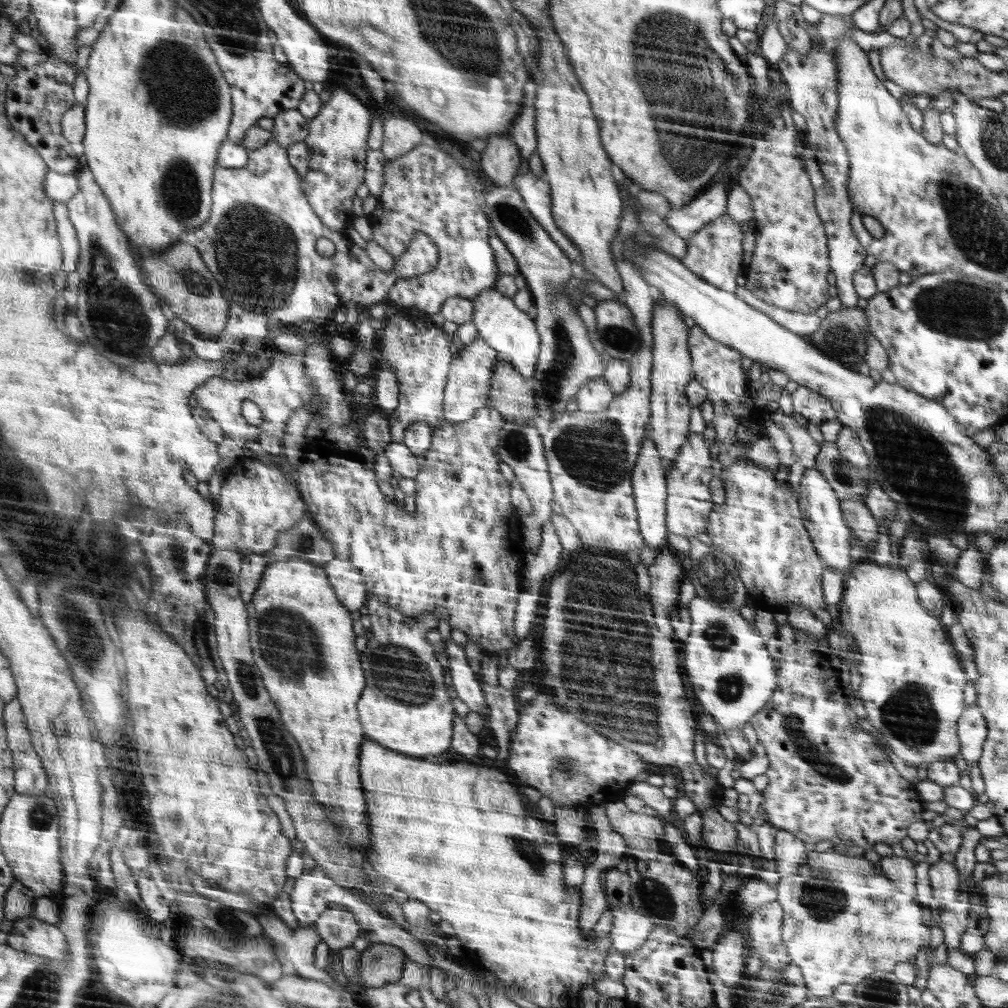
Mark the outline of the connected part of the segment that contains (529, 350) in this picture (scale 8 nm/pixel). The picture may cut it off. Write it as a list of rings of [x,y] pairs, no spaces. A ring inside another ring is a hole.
[[[489,288],[486,292],[473,299],[475,311],[471,320],[480,337],[486,344],[498,351],[498,356],[512,365],[526,380],[532,380],[540,360],[541,337],[536,320],[531,318],[523,309],[519,309],[516,302],[496,288]]]

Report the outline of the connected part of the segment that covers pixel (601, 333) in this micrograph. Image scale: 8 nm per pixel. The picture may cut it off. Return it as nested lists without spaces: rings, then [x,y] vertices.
[[[615,300],[599,301],[593,308],[596,332],[610,359],[630,361],[642,346],[640,328],[632,309]]]

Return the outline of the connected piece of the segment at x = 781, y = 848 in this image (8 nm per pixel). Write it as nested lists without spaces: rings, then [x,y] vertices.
[[[779,829],[774,842],[776,864],[782,876],[792,876],[798,872],[798,864],[808,862],[809,846],[804,841],[794,837],[787,829]]]

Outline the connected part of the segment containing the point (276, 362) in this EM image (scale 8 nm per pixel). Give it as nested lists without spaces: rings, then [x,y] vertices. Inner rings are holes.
[[[276,352],[269,360],[268,368],[257,378],[244,381],[228,381],[215,376],[196,392],[198,406],[205,408],[225,430],[229,438],[238,439],[241,443],[257,443],[263,434],[271,434],[283,440],[285,422],[298,407],[308,405],[314,396],[313,380],[305,371],[306,365],[301,355]],[[251,400],[258,405],[264,423],[255,426],[249,424],[242,416],[242,402]]]

